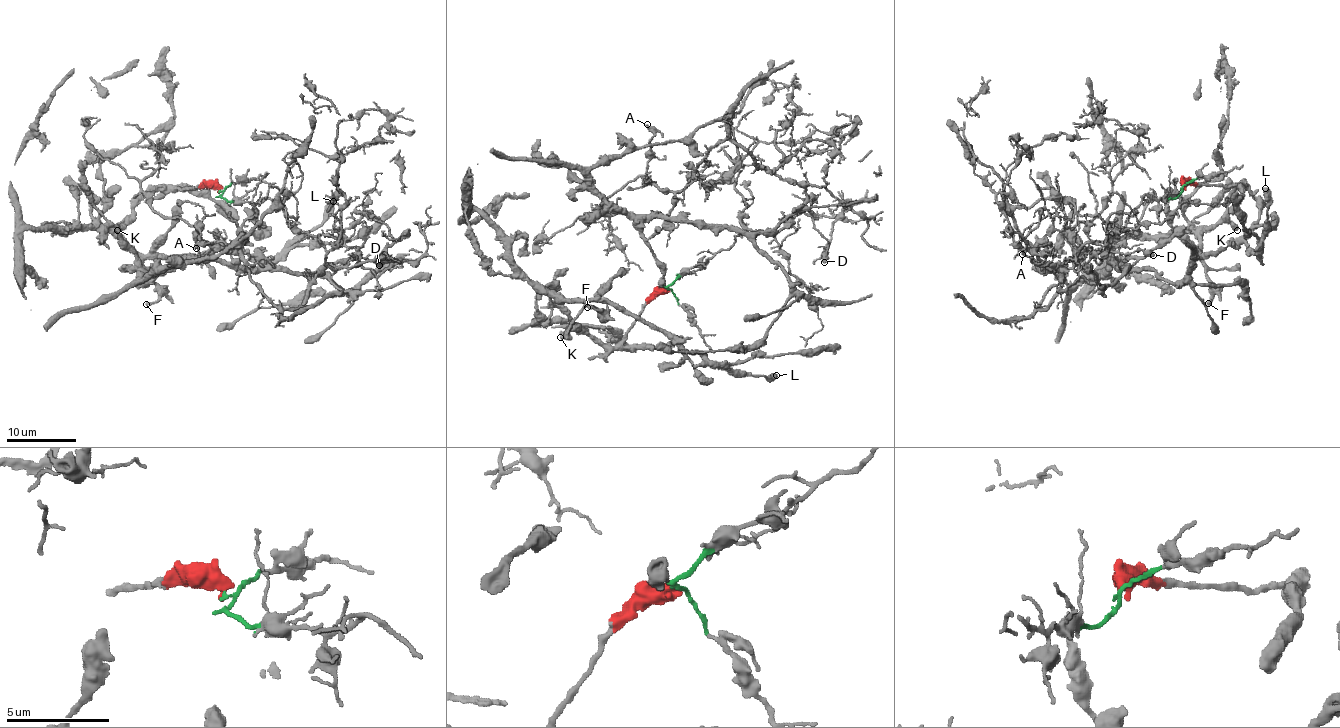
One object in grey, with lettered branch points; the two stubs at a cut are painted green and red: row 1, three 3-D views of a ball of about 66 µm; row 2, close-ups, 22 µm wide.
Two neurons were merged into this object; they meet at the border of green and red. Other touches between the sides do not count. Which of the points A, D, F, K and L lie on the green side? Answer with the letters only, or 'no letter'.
A, D

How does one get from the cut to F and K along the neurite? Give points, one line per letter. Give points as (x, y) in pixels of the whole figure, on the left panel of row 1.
F: (219, 188), (152, 189), (134, 208), (119, 233), (156, 285), (157, 299), (145, 305)
K: (219, 188), (152, 189), (116, 231)

